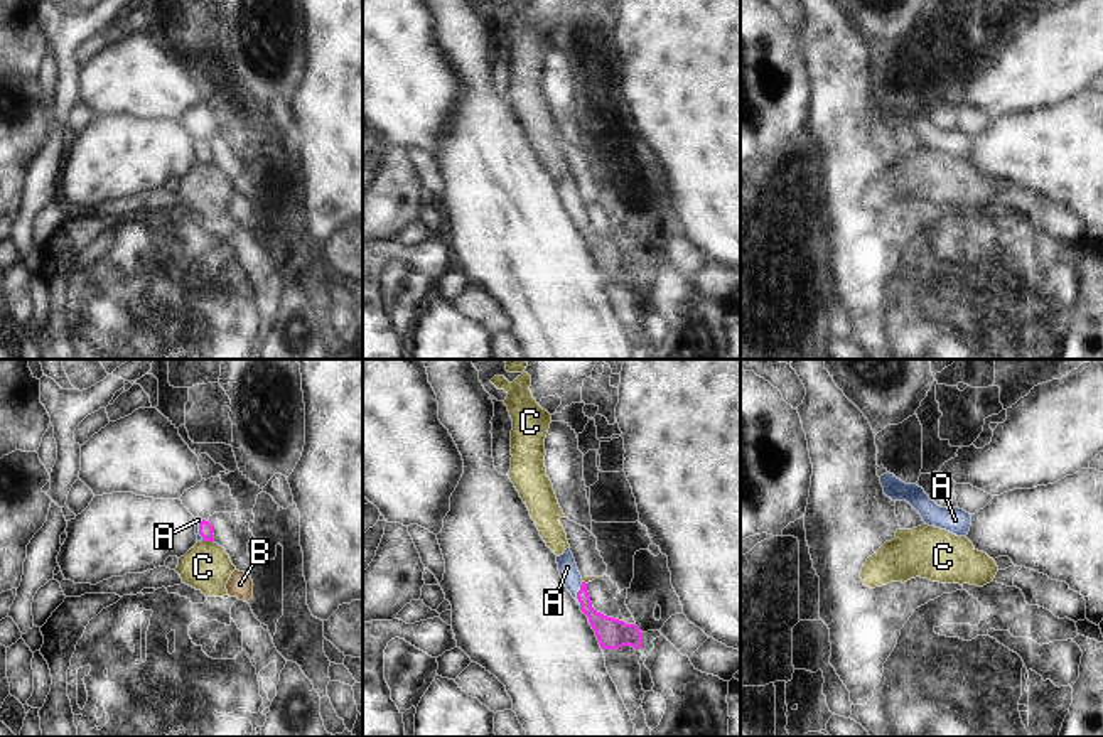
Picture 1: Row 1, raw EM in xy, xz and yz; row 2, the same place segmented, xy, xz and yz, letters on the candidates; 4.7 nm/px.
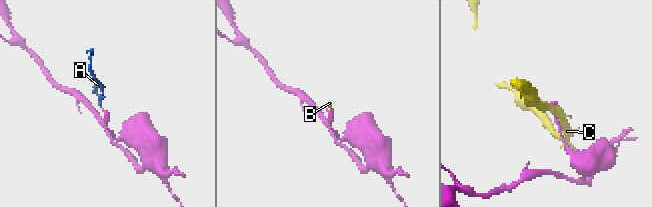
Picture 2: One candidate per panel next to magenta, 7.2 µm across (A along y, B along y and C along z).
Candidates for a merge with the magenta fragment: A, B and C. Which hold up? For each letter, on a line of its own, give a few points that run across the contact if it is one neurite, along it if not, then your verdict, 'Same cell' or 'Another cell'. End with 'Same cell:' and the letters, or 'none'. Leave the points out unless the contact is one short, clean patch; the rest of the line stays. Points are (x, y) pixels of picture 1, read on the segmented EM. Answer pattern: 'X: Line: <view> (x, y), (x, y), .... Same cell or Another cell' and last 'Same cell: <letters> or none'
A: Line: xz (611, 633), (577, 594), (567, 567). Same cell
B: Line: xz (582, 580), (586, 584). Another cell
C: Another cell
Same cell: A.

